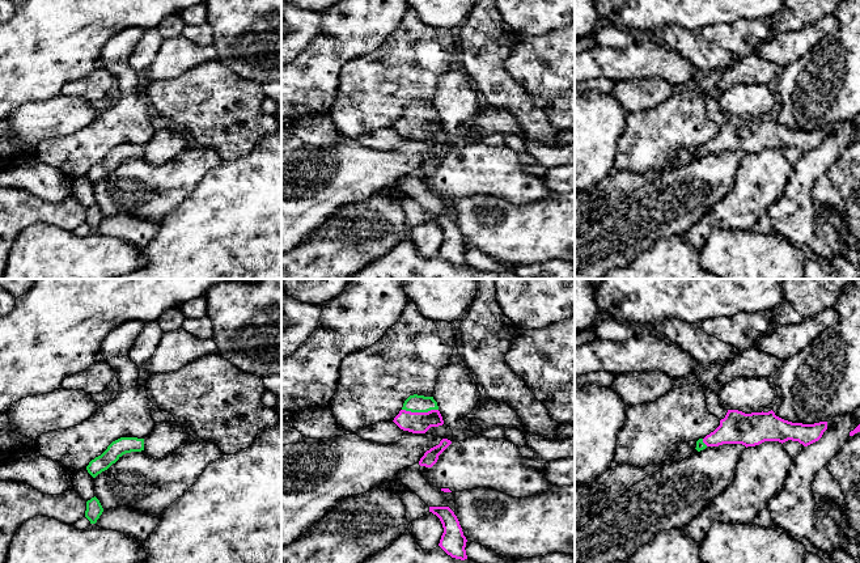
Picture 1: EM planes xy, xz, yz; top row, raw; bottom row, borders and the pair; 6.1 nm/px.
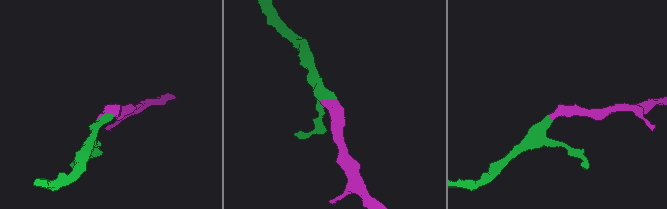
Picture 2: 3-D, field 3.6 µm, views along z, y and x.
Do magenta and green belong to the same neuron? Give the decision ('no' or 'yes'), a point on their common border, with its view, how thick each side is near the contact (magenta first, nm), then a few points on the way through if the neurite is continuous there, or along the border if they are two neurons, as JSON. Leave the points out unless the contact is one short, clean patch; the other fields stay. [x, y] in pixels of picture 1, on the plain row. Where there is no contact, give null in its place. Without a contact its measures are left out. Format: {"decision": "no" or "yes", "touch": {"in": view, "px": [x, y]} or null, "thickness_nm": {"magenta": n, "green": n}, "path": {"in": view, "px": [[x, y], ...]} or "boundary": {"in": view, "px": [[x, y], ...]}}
{"decision": "yes", "touch": {"in": "xz", "px": [420, 119]}, "thickness_nm": {"magenta": 130, "green": 110}, "path": {"in": "xz", "px": [[412, 128], [420, 119], [415, 110]]}}

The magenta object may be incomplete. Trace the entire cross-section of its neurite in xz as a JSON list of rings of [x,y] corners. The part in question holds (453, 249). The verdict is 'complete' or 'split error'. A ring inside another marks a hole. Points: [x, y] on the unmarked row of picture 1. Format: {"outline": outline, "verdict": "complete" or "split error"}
{"outline": [[[429,213],[429,219],[436,221],[444,234],[439,253],[452,264],[465,267],[466,244],[454,219],[449,213]]], "verdict": "complete"}

